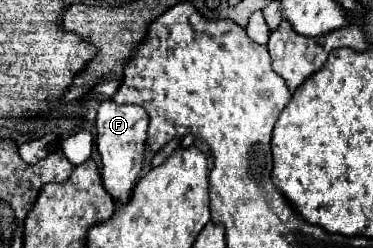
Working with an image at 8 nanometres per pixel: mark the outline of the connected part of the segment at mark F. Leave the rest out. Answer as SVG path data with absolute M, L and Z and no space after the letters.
M106 99L98 107L96 115L96 147L102 159L102 183L110 197L118 203L128 203L138 183L138 175L144 167L146 139L148 139L148 113L138 105L118 105Z

